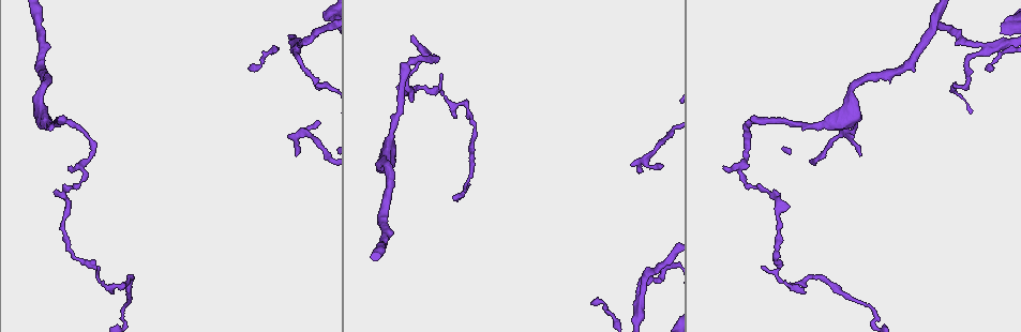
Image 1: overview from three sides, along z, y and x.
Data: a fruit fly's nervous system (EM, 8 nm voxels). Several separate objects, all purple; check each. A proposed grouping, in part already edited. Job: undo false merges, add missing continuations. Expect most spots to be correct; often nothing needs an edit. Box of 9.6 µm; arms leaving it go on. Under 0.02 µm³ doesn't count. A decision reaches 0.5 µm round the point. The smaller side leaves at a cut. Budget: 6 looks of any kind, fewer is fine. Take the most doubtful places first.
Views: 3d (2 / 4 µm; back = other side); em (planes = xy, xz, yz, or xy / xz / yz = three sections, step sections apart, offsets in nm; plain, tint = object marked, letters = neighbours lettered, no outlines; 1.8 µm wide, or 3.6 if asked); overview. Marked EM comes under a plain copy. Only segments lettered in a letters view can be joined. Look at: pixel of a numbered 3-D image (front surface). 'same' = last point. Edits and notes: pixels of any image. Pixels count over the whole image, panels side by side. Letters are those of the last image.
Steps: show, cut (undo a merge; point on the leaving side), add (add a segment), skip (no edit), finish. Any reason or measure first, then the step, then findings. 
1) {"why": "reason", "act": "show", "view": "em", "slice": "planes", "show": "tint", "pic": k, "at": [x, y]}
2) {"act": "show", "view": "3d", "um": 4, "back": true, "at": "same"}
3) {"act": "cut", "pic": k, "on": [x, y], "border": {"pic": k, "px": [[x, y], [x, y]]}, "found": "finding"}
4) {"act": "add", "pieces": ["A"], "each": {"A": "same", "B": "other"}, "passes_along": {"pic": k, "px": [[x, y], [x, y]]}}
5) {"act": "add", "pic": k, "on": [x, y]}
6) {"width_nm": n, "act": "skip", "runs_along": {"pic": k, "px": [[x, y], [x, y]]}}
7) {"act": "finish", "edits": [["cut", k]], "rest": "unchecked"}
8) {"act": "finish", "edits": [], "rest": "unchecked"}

{"why": "sharp bend", "act": "show", "view": "em", "slice": "planes", "show": "letters", "pic": 1, "at": [640, 302]}

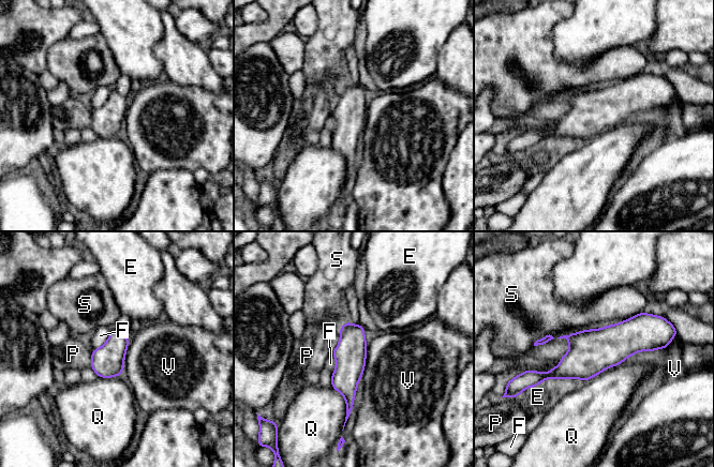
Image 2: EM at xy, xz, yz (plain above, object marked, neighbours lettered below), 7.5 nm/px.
{"width_nm": 240, "act": "skip", "each": {"E": "other", "F": "other", "P": "other", "Q": "other", "S": "other", "V": "other"}, "border": {"pic": 2, "px": [[130, 337], [121, 374]]}, "found": "all the same neuron"}

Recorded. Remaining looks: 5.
{"why": "thick turns thin", "act": "show", "view": "em", "slice": "planes", "show": "letters", "pic": 1, "at": [37, 102]}

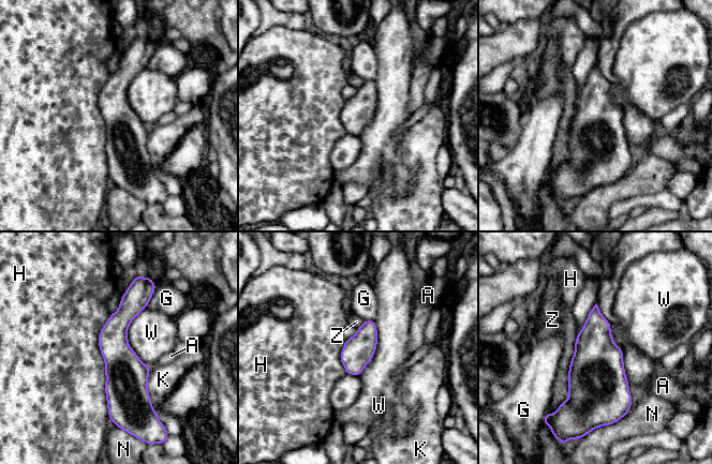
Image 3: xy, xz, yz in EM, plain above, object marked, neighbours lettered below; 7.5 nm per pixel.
{"act": "skip", "each": {"A": "other", "G": "other", "H": "other", "K": "other", "N": "other", "W": "other", "Z": "other"}, "border": {"pic": 3, "px": [[146, 307], [128, 344], [149, 368]]}, "found": "continuous, no second neuron"}

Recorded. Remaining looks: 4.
{"why": "free end", "act": "show", "view": "3d", "um": 4, "back": true, "pic": 1, "at": [440, 76]}

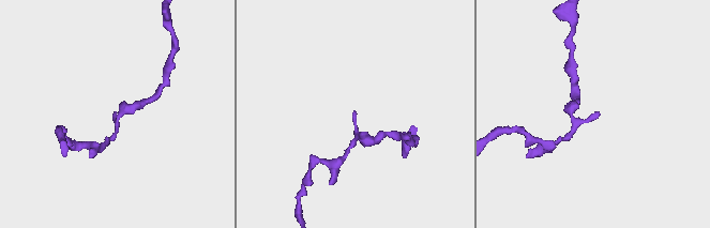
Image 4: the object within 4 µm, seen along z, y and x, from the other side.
{"act": "show", "view": "em", "slice": "xz", "step": 4, "show": "letters", "pic": 4, "at": [355, 112]}

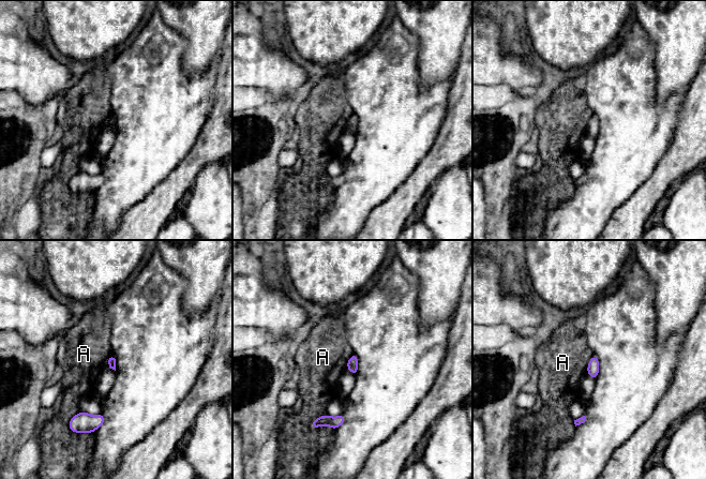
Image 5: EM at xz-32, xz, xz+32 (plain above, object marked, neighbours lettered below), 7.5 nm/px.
{"width_nm": 70, "act": "skip", "each": {"A": "other"}, "border": {"pic": 5, "px": [[594, 355], [588, 362], [586, 372]]}, "found": "none of them fits"}

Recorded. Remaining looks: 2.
{"act": "finish", "edits": [], "rest": "unchecked"}

